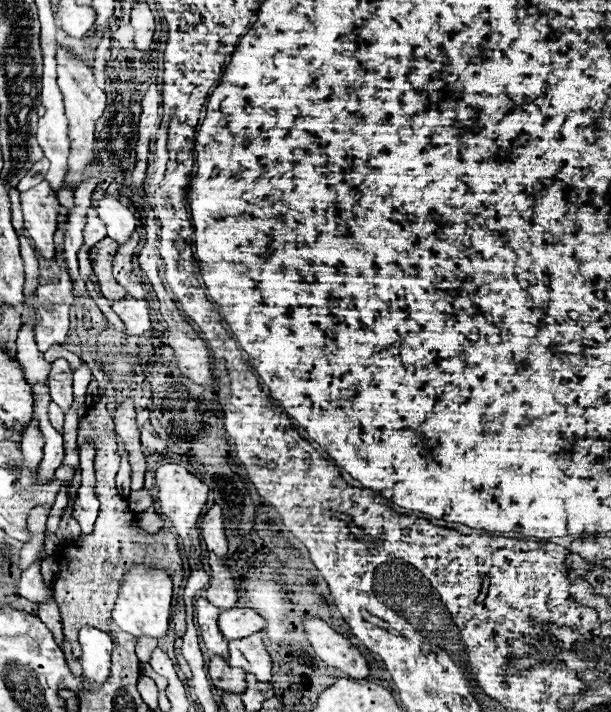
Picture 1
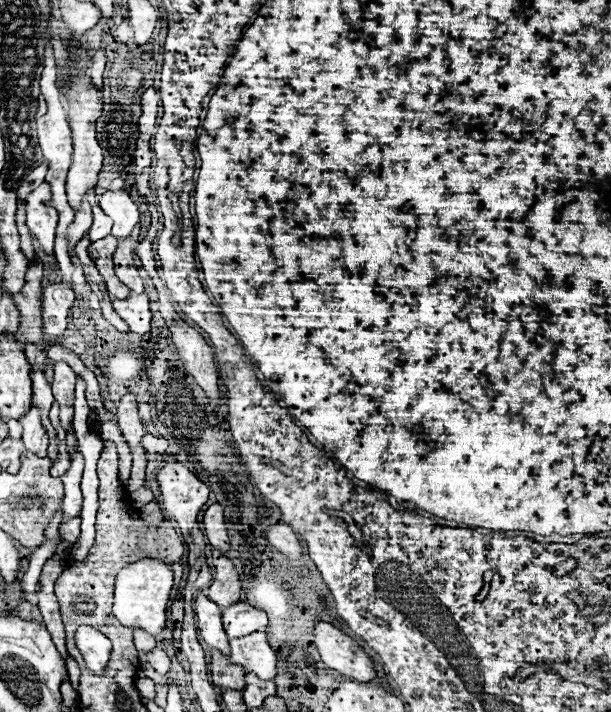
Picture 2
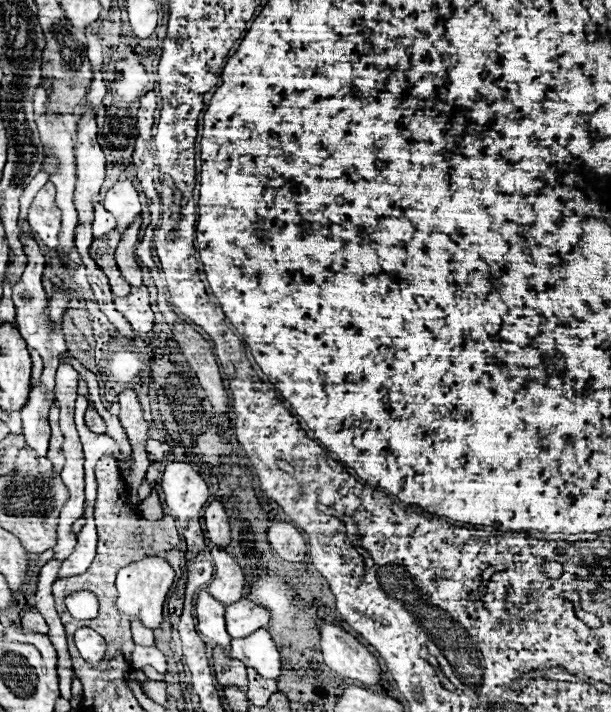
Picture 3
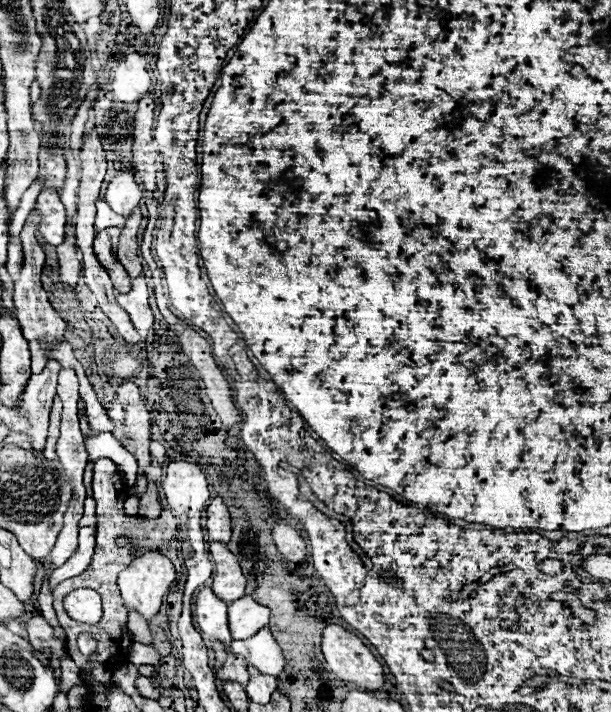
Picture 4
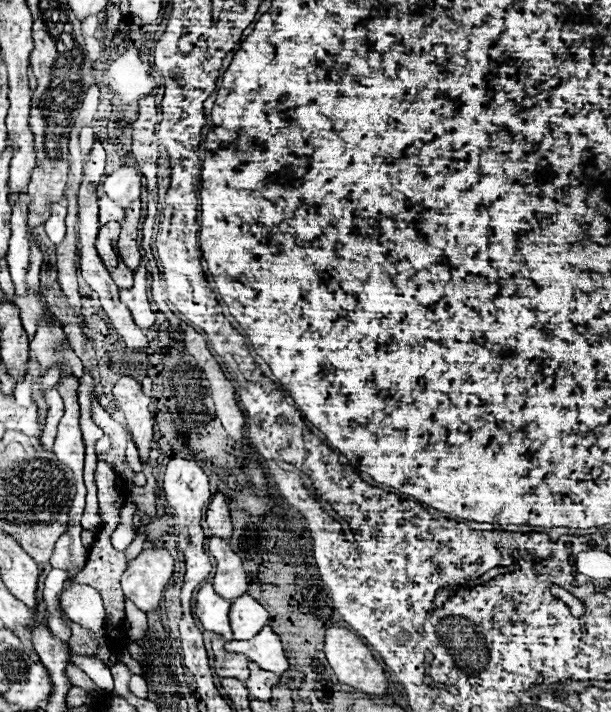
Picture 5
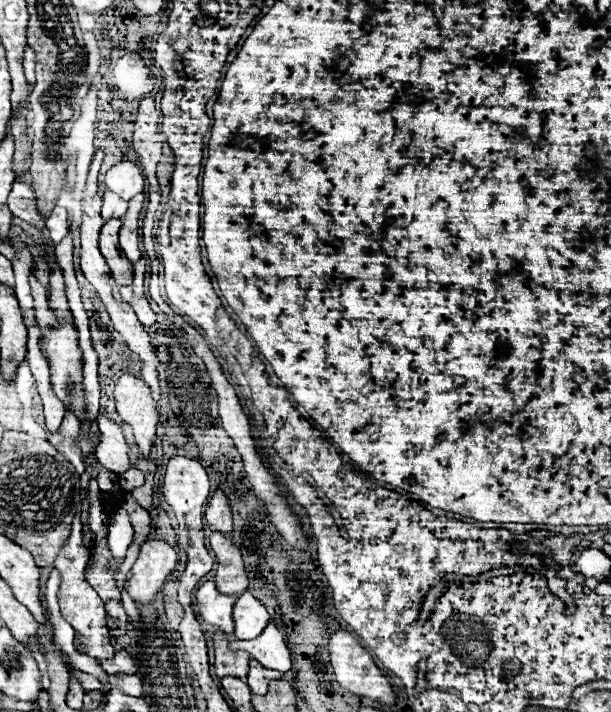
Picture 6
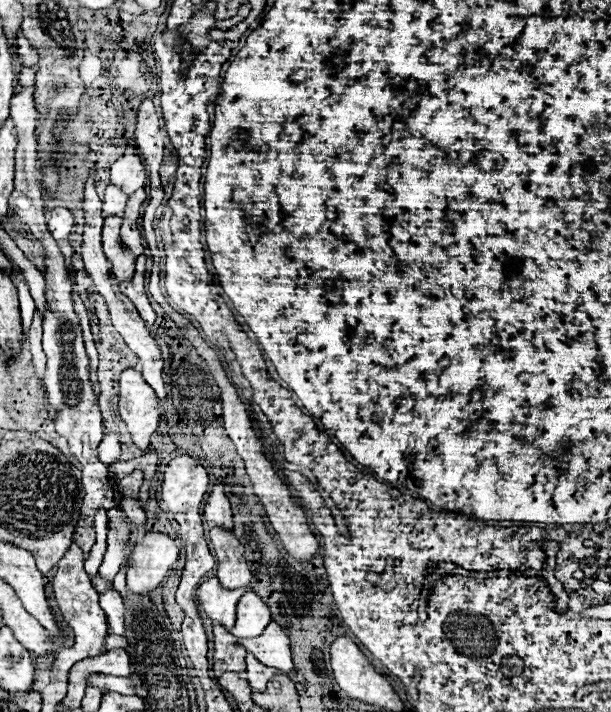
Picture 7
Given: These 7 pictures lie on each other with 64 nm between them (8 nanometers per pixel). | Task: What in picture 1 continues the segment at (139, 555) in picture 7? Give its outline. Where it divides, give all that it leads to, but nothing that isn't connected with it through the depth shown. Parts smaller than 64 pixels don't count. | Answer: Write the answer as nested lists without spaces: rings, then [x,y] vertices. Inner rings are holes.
[[[132,566],[120,582],[112,618],[124,632],[132,636],[162,638],[168,630],[170,600],[172,600],[172,578],[166,574],[166,570],[148,568],[148,566]]]

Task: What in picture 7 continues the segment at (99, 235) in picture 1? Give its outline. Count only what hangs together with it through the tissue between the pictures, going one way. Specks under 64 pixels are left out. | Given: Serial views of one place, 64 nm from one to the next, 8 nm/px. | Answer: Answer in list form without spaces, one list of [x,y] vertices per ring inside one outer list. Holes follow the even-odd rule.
[[[110,184],[104,190],[104,216],[112,216],[112,214],[124,214],[124,206],[126,206],[126,194],[122,192],[122,188],[118,190],[118,186]]]

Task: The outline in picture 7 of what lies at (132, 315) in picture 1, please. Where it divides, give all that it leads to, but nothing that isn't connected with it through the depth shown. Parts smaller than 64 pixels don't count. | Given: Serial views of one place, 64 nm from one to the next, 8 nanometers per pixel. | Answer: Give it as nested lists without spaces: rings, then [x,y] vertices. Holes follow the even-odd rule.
[[[142,254],[142,256],[136,258],[136,274],[134,274],[134,278],[130,282],[126,282],[126,284],[122,282],[120,290],[122,290],[122,294],[126,294],[134,302],[140,316],[150,326],[156,320],[156,312],[152,310],[152,306],[148,302],[148,296],[146,296],[146,290],[144,290],[144,264],[146,264],[146,256]]]

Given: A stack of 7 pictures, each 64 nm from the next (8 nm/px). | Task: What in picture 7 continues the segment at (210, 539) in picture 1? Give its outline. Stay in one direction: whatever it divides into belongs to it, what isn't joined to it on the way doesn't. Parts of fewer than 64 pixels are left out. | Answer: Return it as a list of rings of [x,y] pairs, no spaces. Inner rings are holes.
[[[216,484],[212,488],[212,492],[208,494],[206,504],[204,504],[204,518],[208,522],[214,522],[218,526],[232,530],[232,510],[230,510],[230,502],[222,490],[222,484]]]

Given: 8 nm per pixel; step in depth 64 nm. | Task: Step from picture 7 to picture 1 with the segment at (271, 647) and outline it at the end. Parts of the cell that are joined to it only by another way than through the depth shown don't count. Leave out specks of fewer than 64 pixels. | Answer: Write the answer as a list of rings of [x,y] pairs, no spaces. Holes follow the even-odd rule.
[[[256,632],[248,638],[232,640],[228,644],[230,648],[230,666],[238,666],[248,674],[254,674],[260,682],[272,680],[272,658],[264,648],[262,632]]]

